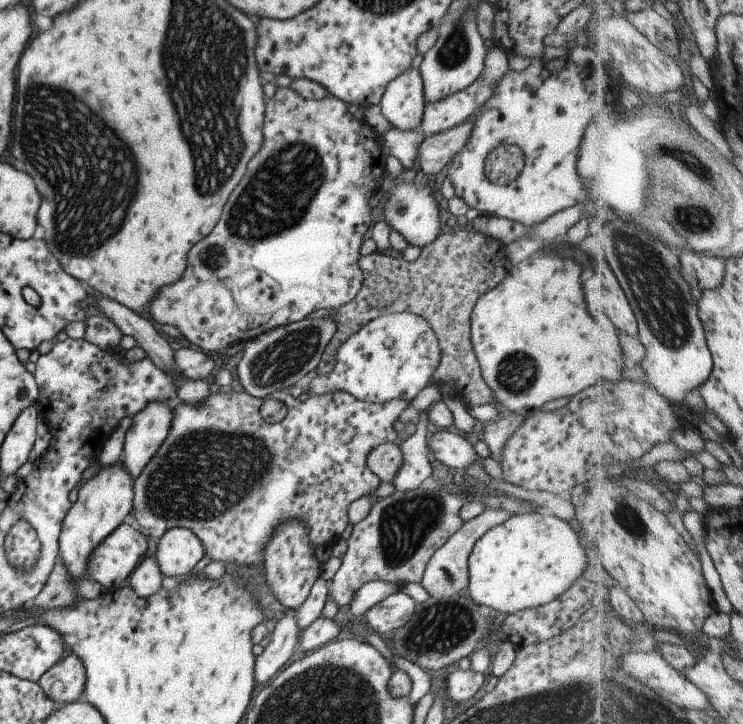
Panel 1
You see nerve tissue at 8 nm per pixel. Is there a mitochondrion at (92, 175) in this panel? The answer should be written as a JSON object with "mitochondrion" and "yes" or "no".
{"mitochondrion":"yes"}

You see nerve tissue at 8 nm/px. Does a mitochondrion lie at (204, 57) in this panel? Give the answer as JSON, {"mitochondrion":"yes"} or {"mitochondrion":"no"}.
{"mitochondrion":"yes"}

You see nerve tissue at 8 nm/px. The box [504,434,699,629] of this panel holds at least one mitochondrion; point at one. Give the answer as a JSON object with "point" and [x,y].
{"point":[629,517]}

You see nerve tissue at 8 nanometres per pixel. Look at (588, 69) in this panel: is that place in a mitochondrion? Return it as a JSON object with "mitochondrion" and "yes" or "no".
{"mitochondrion":"no"}

